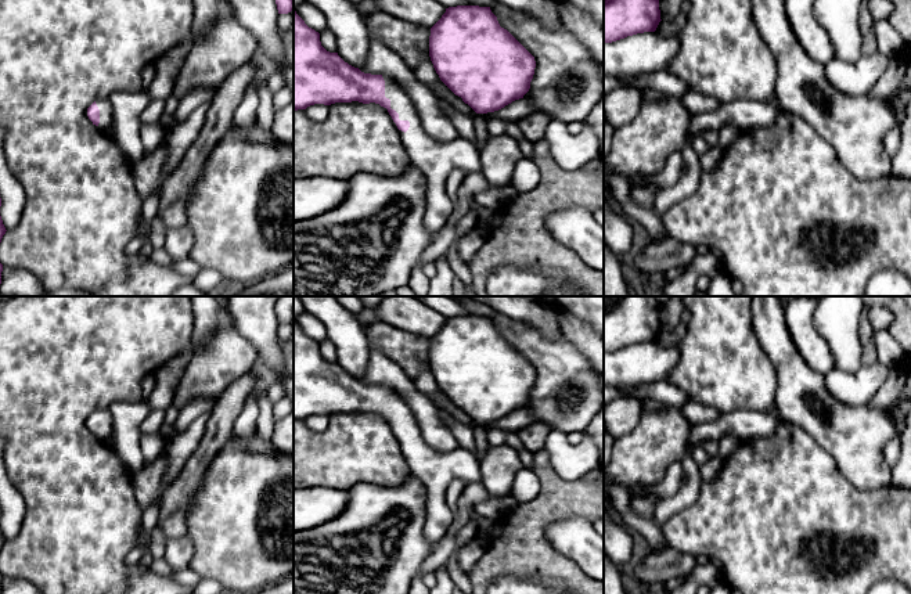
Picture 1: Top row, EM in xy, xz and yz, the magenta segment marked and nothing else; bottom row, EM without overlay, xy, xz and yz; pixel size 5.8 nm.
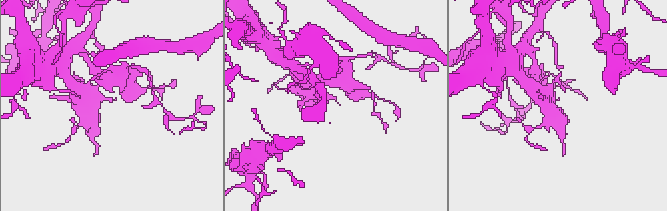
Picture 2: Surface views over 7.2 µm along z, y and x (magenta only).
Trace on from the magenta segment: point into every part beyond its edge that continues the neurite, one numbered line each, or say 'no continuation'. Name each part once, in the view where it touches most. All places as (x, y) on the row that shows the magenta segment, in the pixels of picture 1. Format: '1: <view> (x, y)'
1: xz (435, 159)

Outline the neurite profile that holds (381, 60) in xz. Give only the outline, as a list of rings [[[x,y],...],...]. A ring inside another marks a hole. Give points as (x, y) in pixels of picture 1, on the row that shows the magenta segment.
[[[370,32],[370,51],[366,64],[359,68],[364,73],[385,75],[399,82],[418,112],[424,132],[439,143],[450,143],[458,136],[457,129],[444,115],[440,98],[431,87],[421,83],[415,72],[406,65],[403,58],[385,46]]]

